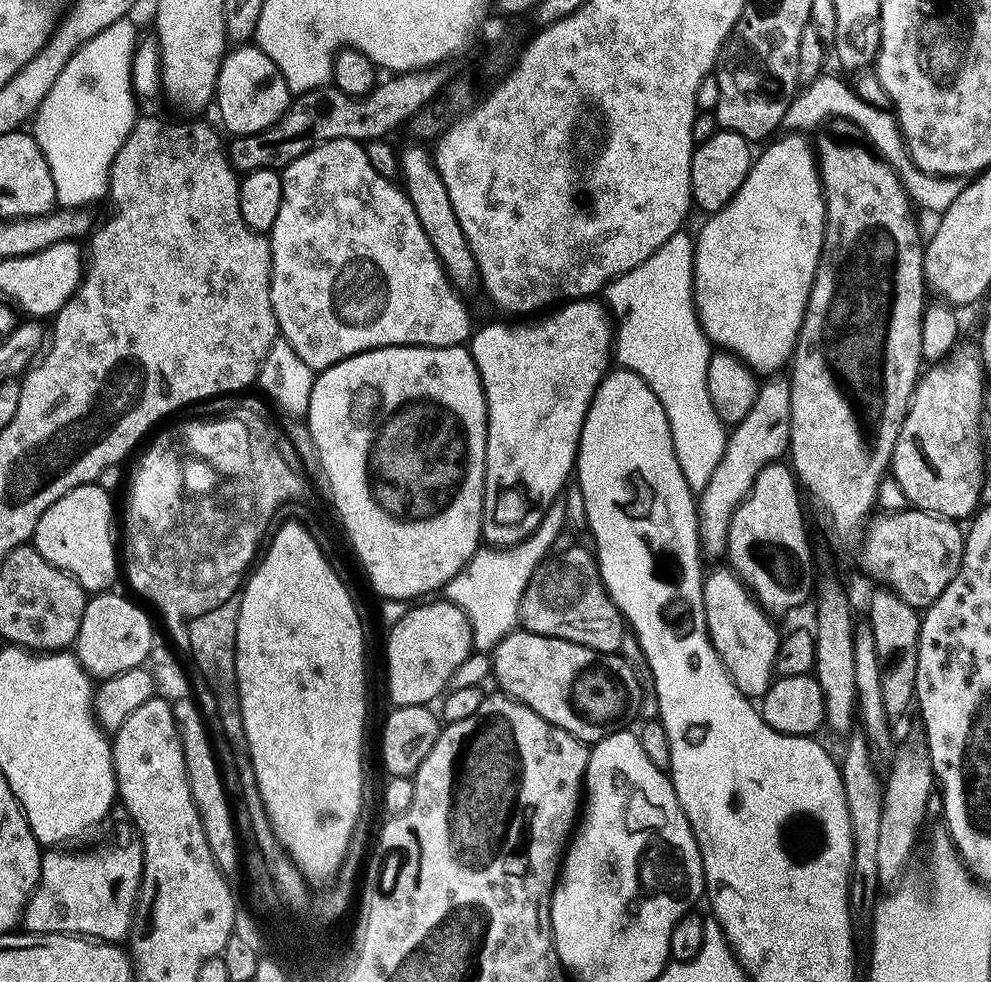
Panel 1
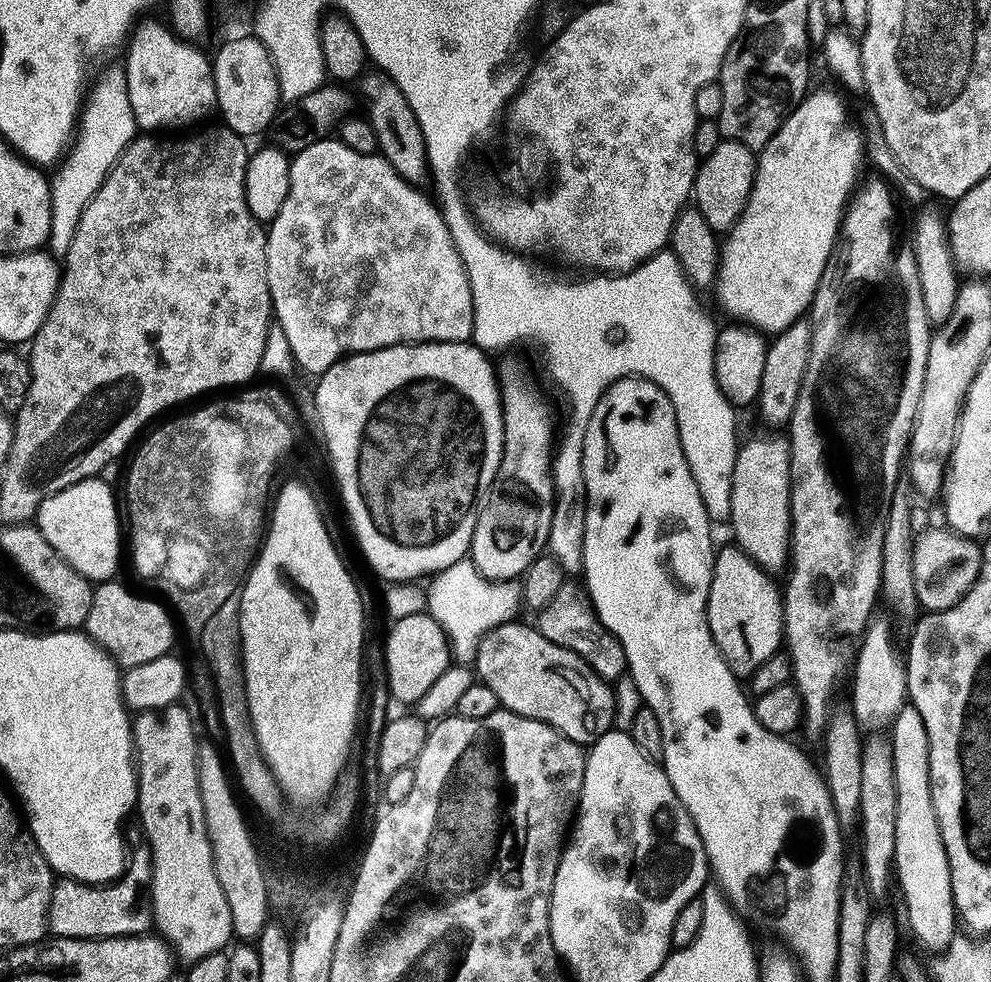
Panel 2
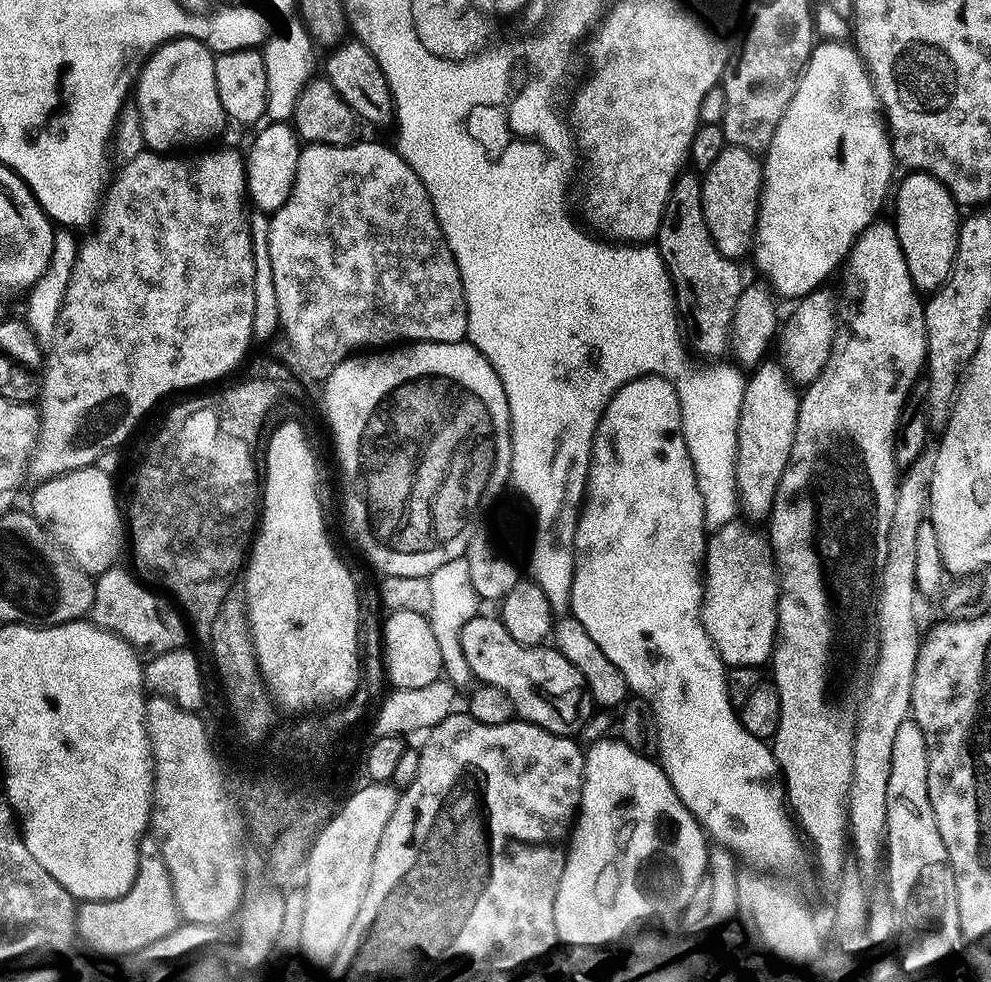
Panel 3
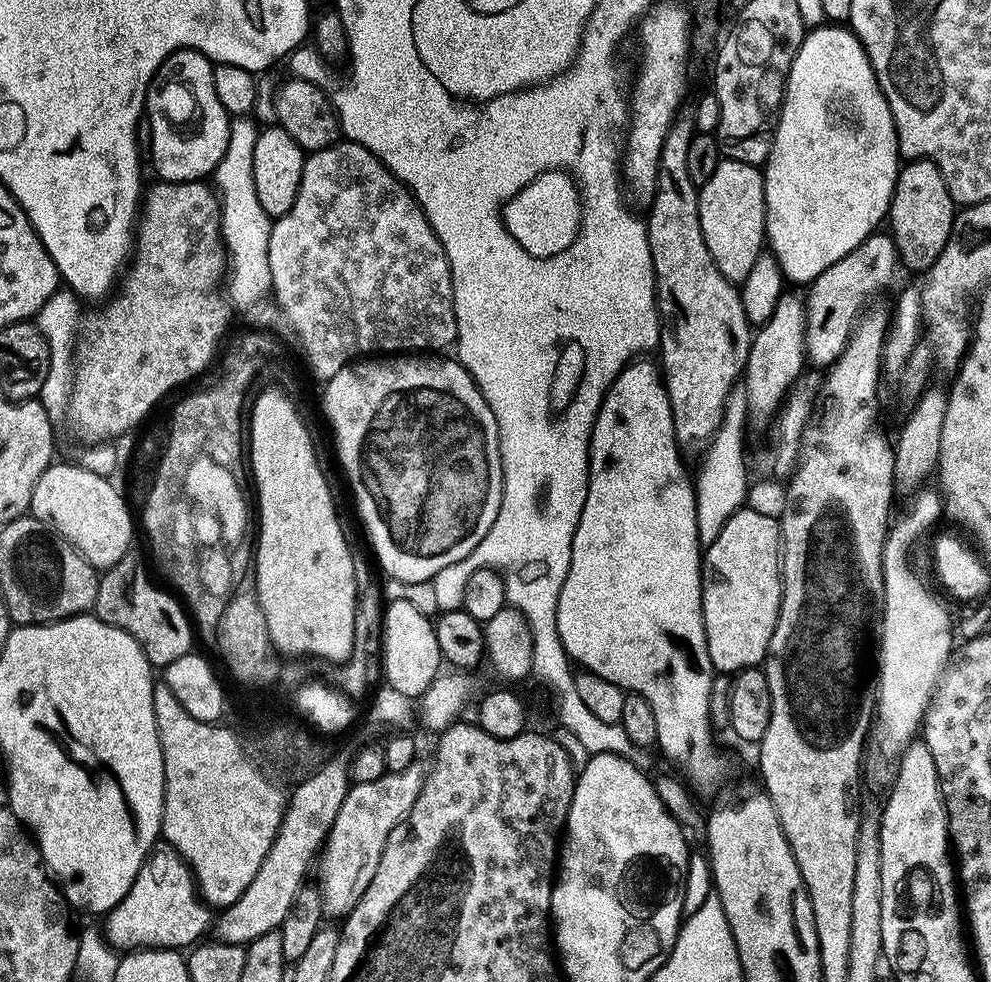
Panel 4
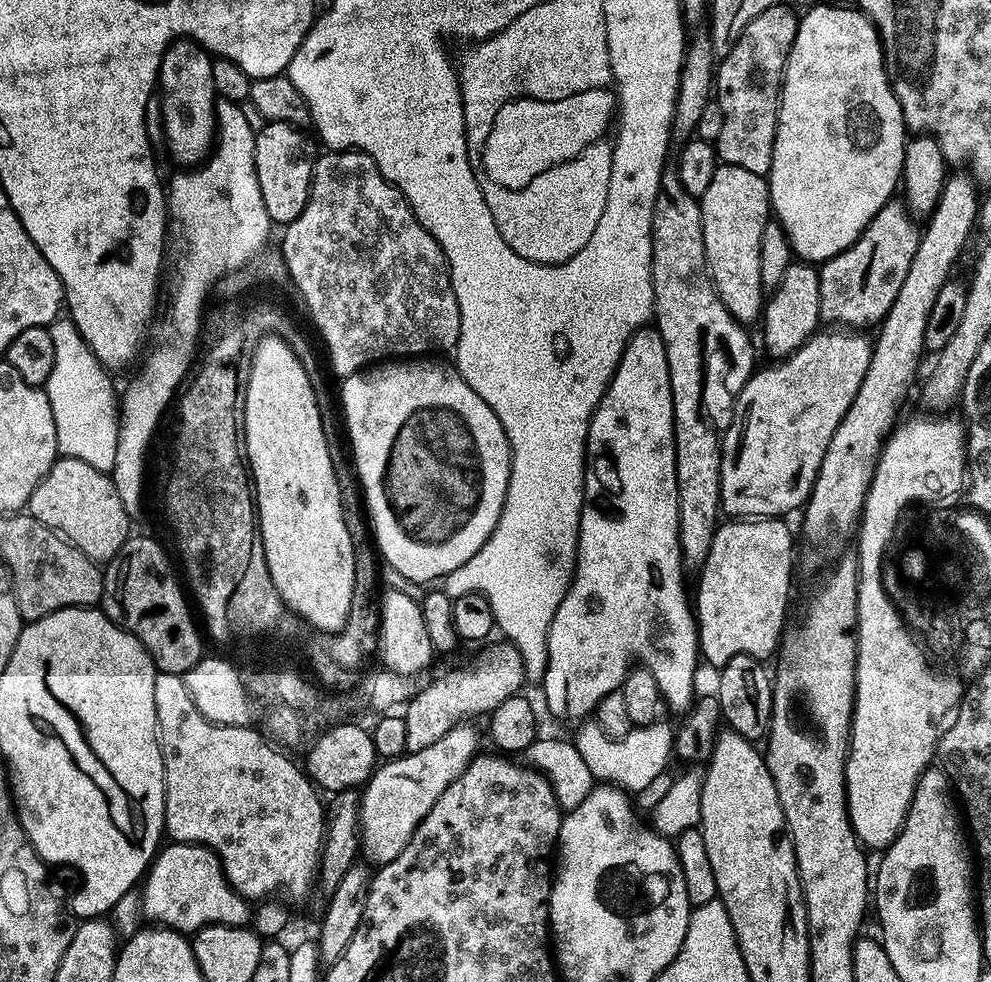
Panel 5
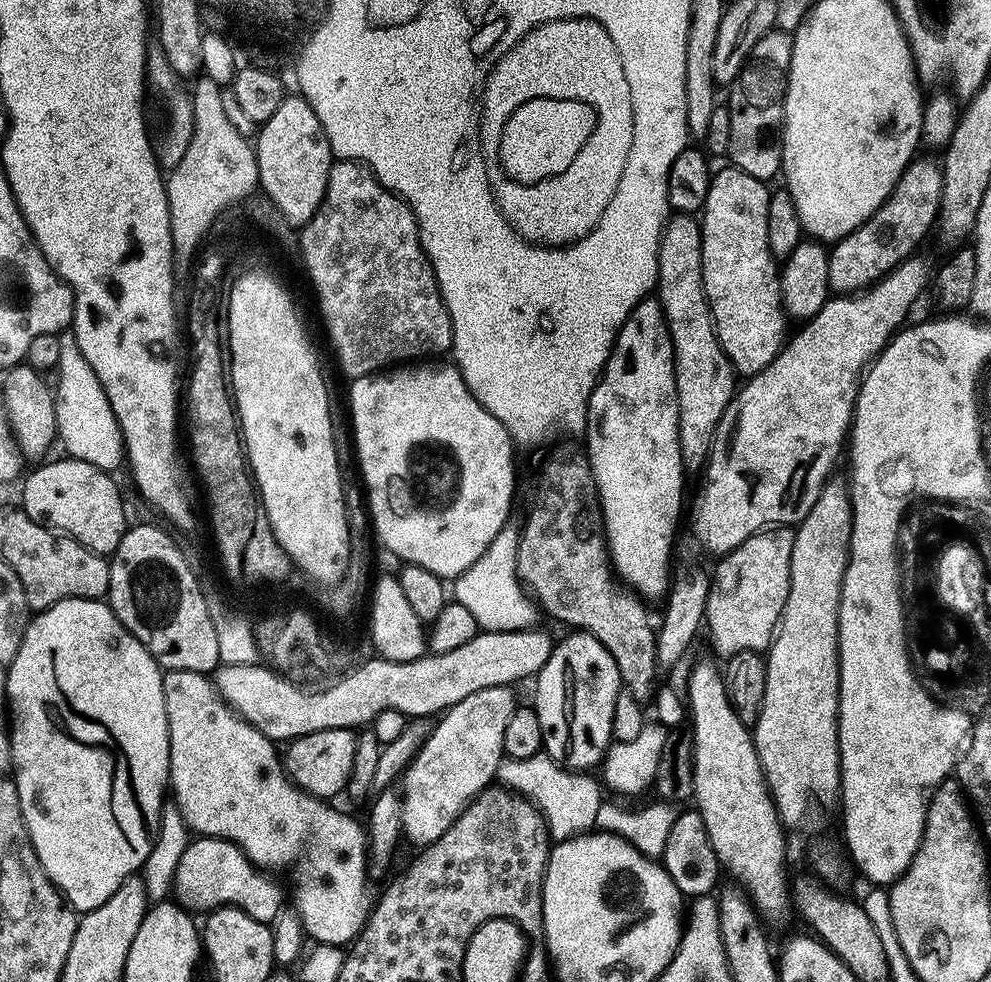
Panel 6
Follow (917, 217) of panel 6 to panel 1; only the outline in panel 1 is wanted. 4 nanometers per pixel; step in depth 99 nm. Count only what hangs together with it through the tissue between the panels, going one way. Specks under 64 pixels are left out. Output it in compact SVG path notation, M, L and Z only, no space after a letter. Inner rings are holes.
M768 378L760 384L760 393L754 398L754 406L750 406L750 414L742 418L740 423L735 425L727 433L724 441L724 455L720 457L718 466L710 478L704 492L698 496L698 515L700 518L700 551L705 557L723 557L728 551L728 531L732 515L736 513L736 507L748 497L752 491L758 474L767 464L779 461L780 456L789 451L792 442L792 423L790 422L790 390L792 389L791 379L776 380L780 378Z

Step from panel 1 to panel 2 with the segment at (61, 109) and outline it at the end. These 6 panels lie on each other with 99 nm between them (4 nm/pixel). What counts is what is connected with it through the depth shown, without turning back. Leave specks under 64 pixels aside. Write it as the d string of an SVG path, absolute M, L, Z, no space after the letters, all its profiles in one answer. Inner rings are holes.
M123 67L108 68L97 80L95 77L82 105L78 131L59 165L60 173L56 177L53 175L50 180L52 225L47 247L53 253L63 254L70 250L74 230L78 230L78 218L82 218L82 210L86 210L90 198L94 198L108 172L116 165L116 159L124 153L125 146L134 139L137 132L136 119L130 110Z

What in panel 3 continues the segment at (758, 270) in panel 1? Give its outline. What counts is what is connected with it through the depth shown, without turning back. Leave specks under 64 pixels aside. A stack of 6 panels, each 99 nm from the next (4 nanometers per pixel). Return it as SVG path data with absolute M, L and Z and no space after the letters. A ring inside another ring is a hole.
M844 42L817 43L812 49L808 65L800 73L794 98L790 102L790 106L786 106L786 114L778 122L778 130L774 130L774 138L769 142L766 155L762 160L764 182L760 189L760 213L756 216L754 256L756 252L756 264L760 267L761 274L765 276L761 277L767 281L777 297L792 296L791 298L799 298L808 292L814 292L825 283L824 279L836 267L836 271L841 267L842 261L847 257L853 242L859 238L860 232L866 230L866 226L877 219L879 212L876 211L883 206L884 195L887 192L889 195L890 185L893 183L892 164L894 165L894 157L890 133L882 115L880 102L876 98L872 80L868 77L868 69L864 67L864 62L860 59L860 53L856 51L855 47Z

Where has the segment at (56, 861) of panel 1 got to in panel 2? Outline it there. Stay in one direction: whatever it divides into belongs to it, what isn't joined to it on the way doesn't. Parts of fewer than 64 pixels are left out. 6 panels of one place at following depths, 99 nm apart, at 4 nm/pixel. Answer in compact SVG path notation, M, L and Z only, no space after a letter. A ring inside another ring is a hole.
M140 846L136 853L131 853L123 876L111 884L93 886L80 884L76 880L60 878L55 881L52 901L48 911L48 926L51 935L70 940L101 940L107 936L138 936L147 933L153 927L150 889L152 887L152 851L147 846Z

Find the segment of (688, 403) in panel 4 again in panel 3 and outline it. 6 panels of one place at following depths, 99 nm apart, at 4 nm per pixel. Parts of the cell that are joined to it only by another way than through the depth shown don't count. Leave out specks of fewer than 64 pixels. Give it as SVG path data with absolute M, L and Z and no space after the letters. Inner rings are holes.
M695 171L680 173L662 210L654 247L659 250L672 279L672 293L676 296L679 315L687 331L688 328L692 331L691 347L708 356L704 358L720 358L730 348L734 306L738 306L746 277L740 273L741 265L737 261L726 258L718 246L714 246L714 238L706 226L706 214L702 214L700 181L701 177Z

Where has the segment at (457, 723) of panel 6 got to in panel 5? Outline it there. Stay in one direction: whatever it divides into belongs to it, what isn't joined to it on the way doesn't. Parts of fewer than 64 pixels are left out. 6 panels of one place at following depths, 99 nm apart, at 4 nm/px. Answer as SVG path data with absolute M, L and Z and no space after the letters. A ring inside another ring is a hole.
M468 722L457 724L432 746L426 746L424 750L409 752L397 756L394 760L381 763L376 771L368 777L363 785L360 798L359 837L363 855L368 855L373 860L373 865L389 864L394 862L394 858L398 858L398 854L402 854L406 842L410 842L410 838L422 822L422 818L426 818L430 806L434 806L434 802L438 802L442 790L446 790L446 786L450 786L450 782L454 778L458 778L458 774L462 774L462 770L466 770L466 766L473 756L477 755L479 748L476 747L479 746L480 740L471 726L473 725Z

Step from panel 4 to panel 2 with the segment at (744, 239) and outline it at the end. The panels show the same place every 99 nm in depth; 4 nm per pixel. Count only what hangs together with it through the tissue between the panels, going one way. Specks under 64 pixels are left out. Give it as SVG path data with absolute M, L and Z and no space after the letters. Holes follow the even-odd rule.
M721 139L714 154L703 157L696 170L696 180L692 183L694 207L710 222L718 234L727 234L738 222L746 202L750 198L752 183L756 177L757 157L753 149L742 146L733 140Z

